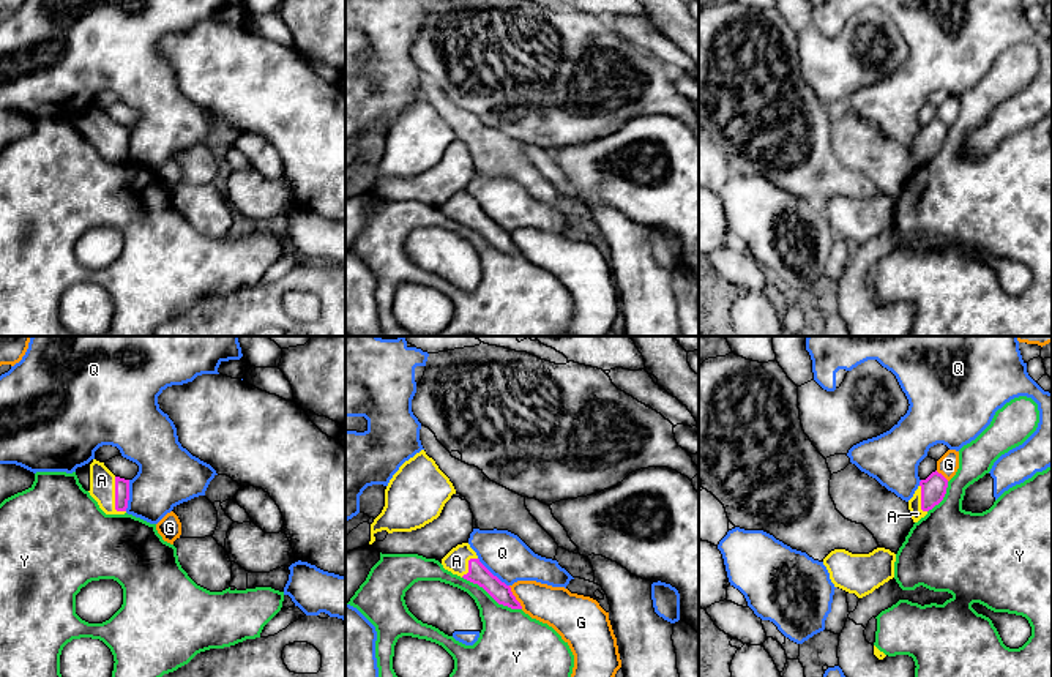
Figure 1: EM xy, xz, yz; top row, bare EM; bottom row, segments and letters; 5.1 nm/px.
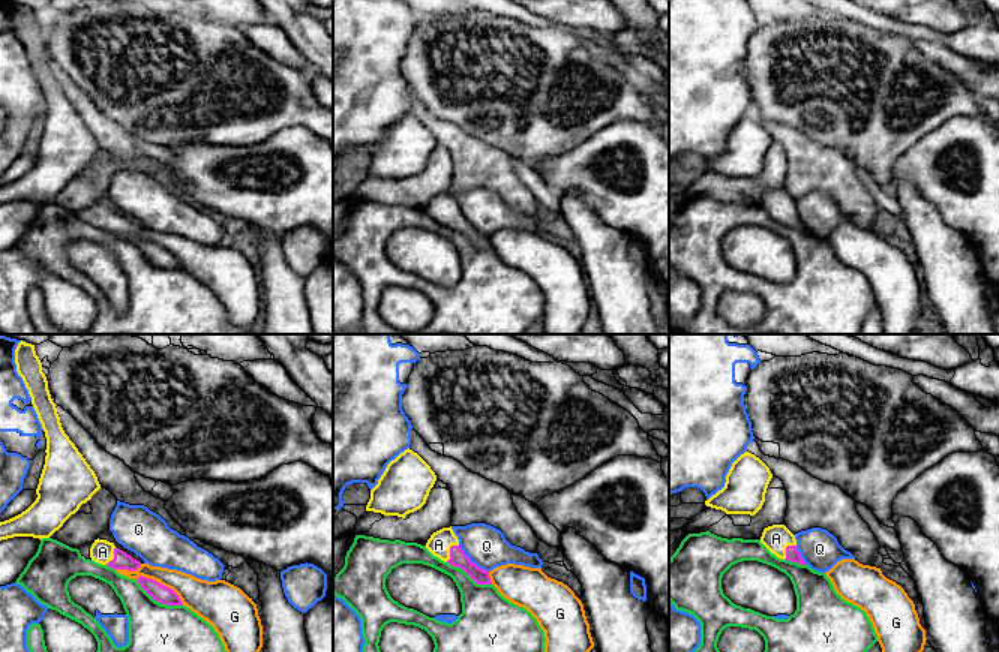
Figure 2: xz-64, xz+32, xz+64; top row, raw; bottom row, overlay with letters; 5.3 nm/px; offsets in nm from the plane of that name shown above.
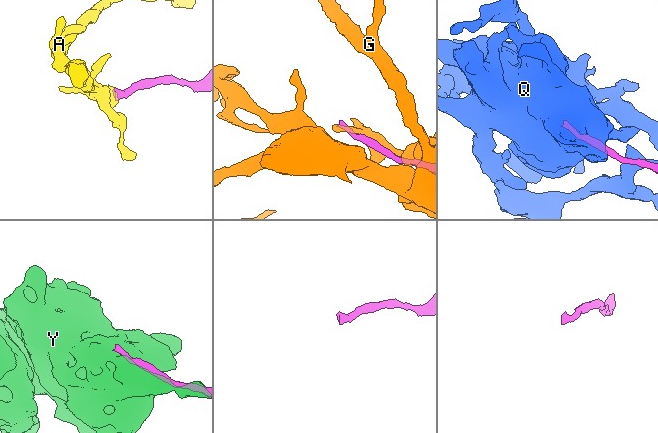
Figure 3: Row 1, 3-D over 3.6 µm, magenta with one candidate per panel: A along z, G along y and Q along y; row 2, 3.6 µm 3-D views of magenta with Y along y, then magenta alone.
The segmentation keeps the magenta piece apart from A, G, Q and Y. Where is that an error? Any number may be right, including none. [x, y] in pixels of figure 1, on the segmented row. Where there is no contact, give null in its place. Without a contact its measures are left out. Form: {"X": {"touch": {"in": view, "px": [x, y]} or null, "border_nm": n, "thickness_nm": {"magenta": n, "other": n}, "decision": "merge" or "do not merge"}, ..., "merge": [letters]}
{"A": {"touch": {"in": "xy", "px": [115, 497]}, "border_nm": 190, "thickness_nm": {"magenta": 80, "other": 130}, "decision": "merge"}, "G": {"touch": {"in": "xz", "px": [514, 597]}, "border_nm": 140, "thickness_nm": {"magenta": 100, "other": 200}, "decision": "do not merge"}, "Q": {"touch": {"in": "xz", "px": [491, 573]}, "border_nm": 220, "thickness_nm": {"magenta": 100, "other": 220}, "decision": "do not merge"}, "Y": {"touch": {"in": "xz", "px": [492, 597]}, "border_nm": 340, "thickness_nm": {"magenta": 100, "other": 320}, "decision": "do not merge"}, "merge": ["A"]}

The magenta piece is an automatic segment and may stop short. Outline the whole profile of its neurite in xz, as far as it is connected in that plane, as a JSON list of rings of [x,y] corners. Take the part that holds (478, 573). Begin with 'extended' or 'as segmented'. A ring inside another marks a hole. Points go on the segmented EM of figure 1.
extended | [[[468,543],[457,544],[443,559],[445,570],[483,587],[498,604],[522,609],[511,587],[494,576],[478,559]]]

